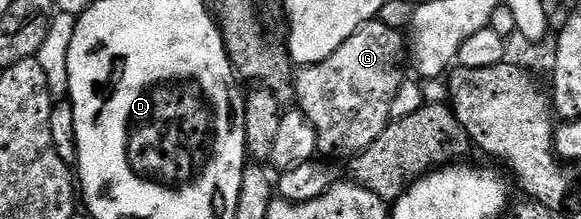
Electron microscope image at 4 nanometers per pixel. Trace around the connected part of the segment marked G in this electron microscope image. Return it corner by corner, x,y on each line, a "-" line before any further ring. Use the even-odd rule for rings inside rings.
374,20
360,26
327,60
296,71
295,106
315,128
322,155
366,153
389,126
391,100
406,81
406,35

